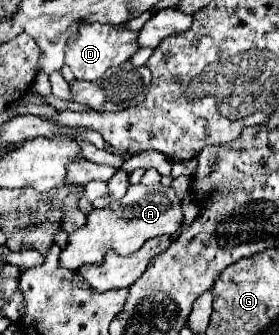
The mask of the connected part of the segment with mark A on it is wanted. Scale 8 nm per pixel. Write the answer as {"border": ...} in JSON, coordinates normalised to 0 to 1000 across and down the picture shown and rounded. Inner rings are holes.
{"border":[[[484,549],[462,555],[455,579],[434,597],[405,597],[384,621],[333,621],[333,633],[312,639],[305,675],[254,693],[240,704],[240,728],[211,758],[219,800],[240,806],[283,806],[297,788],[362,788],[362,770],[384,752],[419,758],[462,758],[505,740],[534,710],[577,704],[577,699],[627,699],[656,669],[656,633],[649,633],[649,597],[613,561],[591,561],[577,549],[556,555],[513,555]]]}

